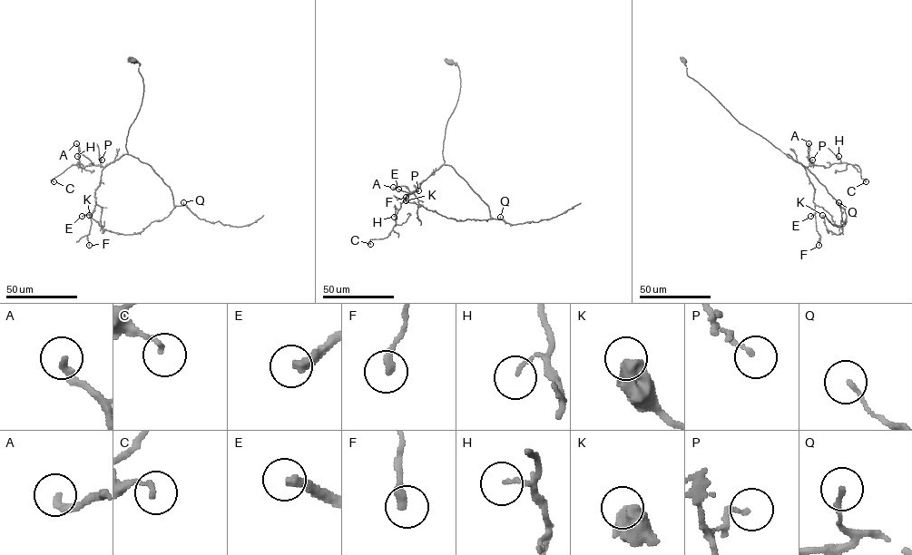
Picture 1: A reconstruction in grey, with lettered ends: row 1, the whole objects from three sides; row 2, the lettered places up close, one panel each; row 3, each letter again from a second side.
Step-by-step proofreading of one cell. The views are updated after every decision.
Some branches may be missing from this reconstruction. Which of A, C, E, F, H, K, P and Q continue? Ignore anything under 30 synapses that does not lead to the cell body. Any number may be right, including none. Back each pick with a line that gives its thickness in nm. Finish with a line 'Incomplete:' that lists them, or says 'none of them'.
A: 220 nm thick
E: 320 nm thick
Incomplete: A, E

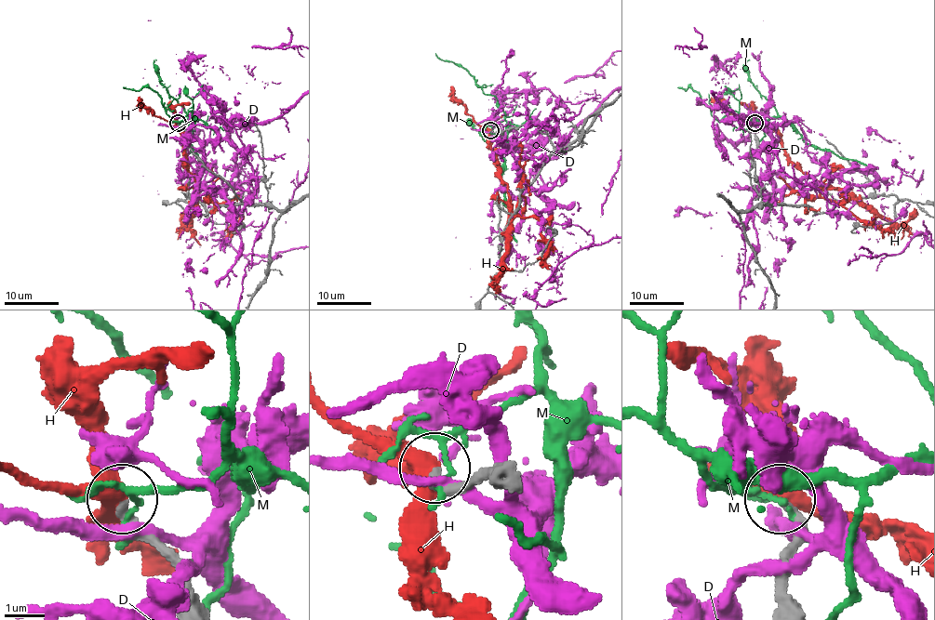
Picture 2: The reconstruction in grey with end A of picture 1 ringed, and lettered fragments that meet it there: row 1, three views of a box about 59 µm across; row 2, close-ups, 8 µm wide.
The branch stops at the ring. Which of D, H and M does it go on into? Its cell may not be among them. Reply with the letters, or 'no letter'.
no letter

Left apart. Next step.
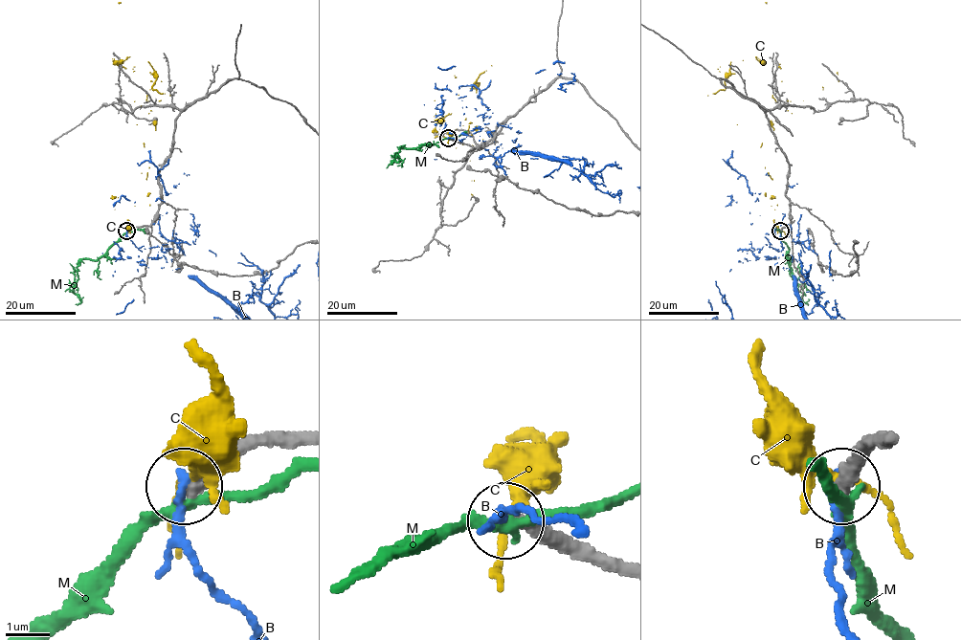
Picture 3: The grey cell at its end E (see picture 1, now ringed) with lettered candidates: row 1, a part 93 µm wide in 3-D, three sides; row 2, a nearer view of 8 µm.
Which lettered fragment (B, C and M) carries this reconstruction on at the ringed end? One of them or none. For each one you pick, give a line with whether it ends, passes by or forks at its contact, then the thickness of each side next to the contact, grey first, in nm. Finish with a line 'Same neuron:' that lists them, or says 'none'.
Same neuron: none

